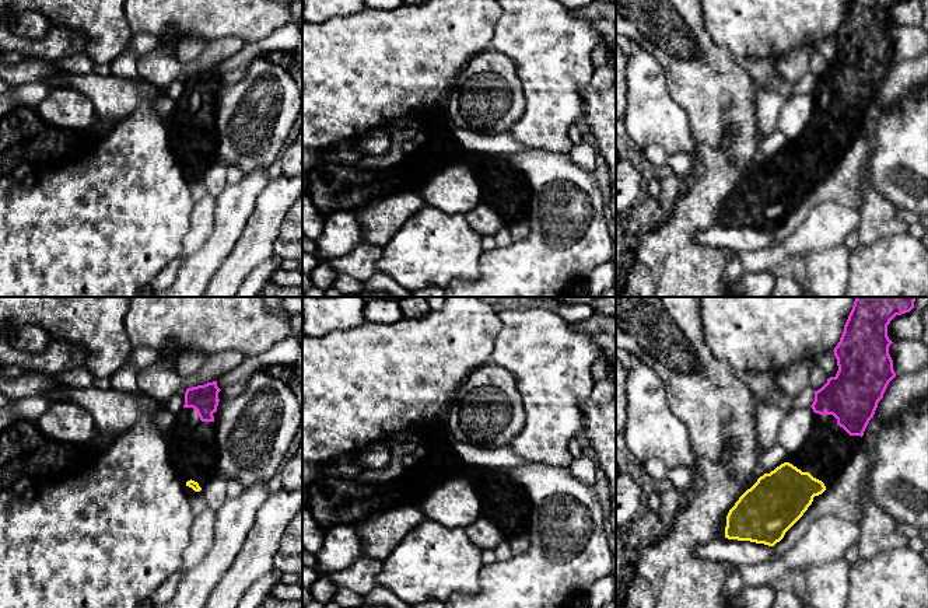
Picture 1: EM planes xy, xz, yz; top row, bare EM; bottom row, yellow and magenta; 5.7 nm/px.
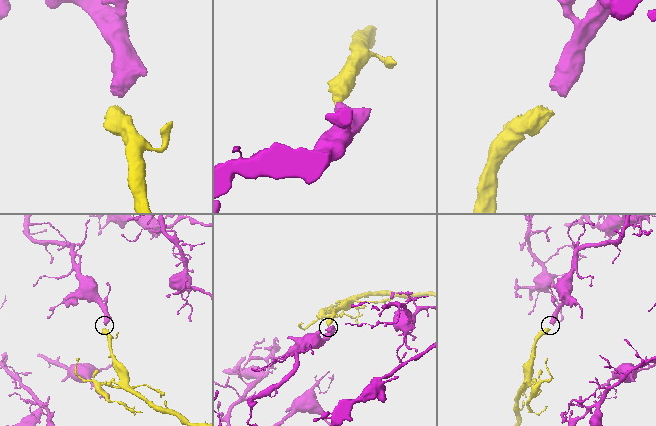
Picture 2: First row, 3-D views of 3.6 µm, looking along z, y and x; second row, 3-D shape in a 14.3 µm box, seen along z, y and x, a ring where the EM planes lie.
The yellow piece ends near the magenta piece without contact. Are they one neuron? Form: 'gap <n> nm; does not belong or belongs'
gap 320 nm; belongs

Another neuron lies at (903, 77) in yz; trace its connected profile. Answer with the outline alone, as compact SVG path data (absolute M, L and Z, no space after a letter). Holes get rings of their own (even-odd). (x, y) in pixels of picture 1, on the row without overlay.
M928 50L911 62L896 62L879 87L875 101L883 109L907 98L913 91L928 84Z

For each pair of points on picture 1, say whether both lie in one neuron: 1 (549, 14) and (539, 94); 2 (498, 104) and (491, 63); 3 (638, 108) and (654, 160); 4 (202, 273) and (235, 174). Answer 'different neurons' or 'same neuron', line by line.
1: same neuron
2: same neuron
3: different neurons
4: different neurons

